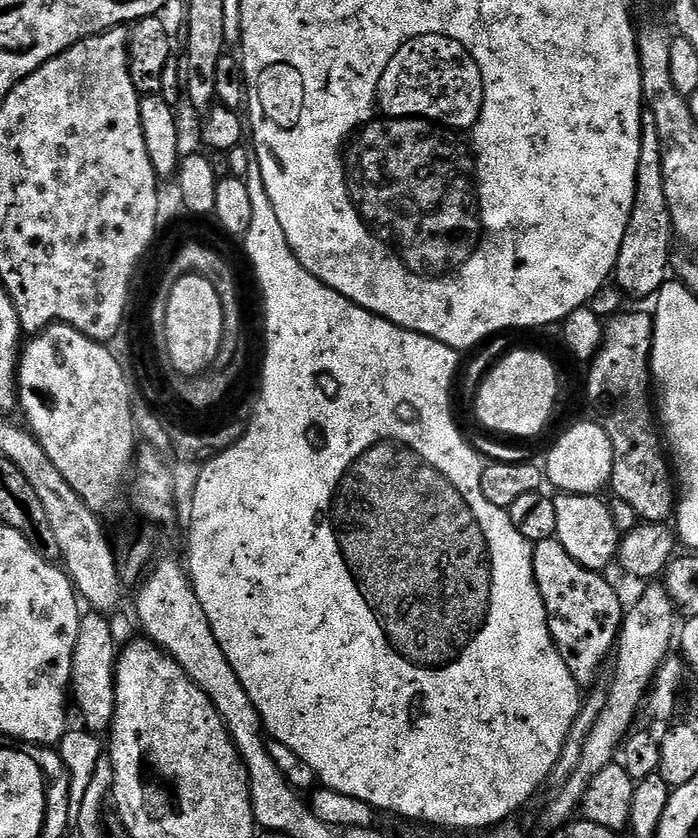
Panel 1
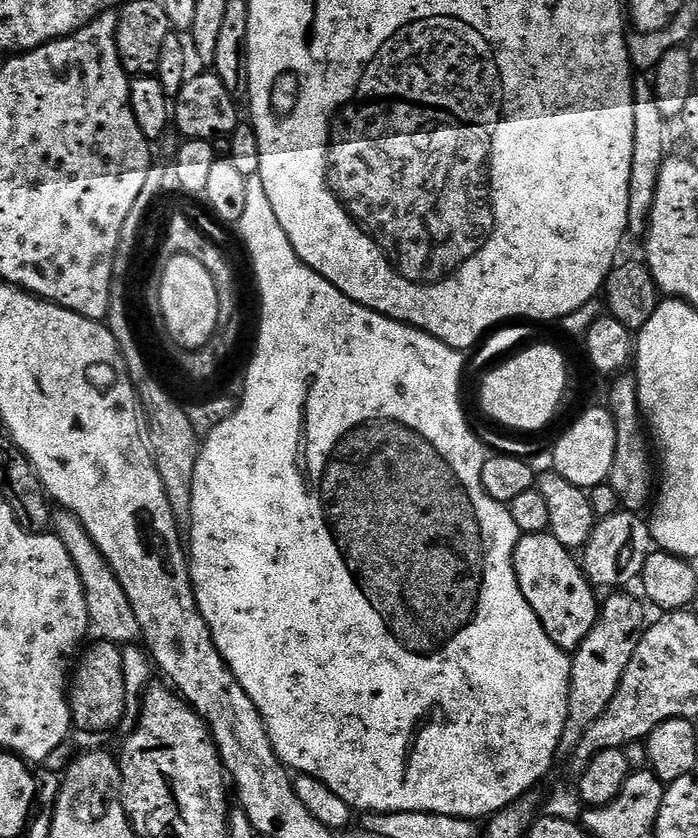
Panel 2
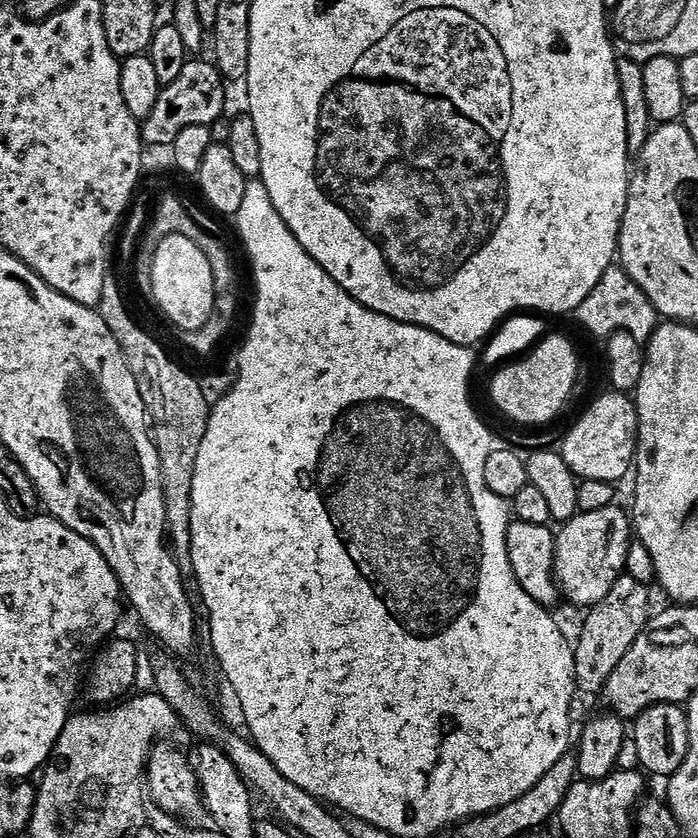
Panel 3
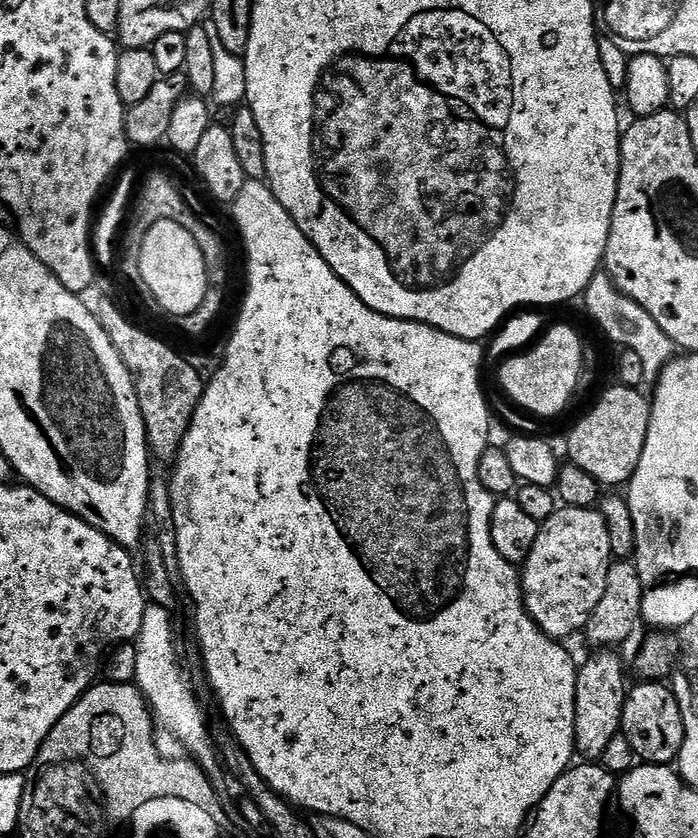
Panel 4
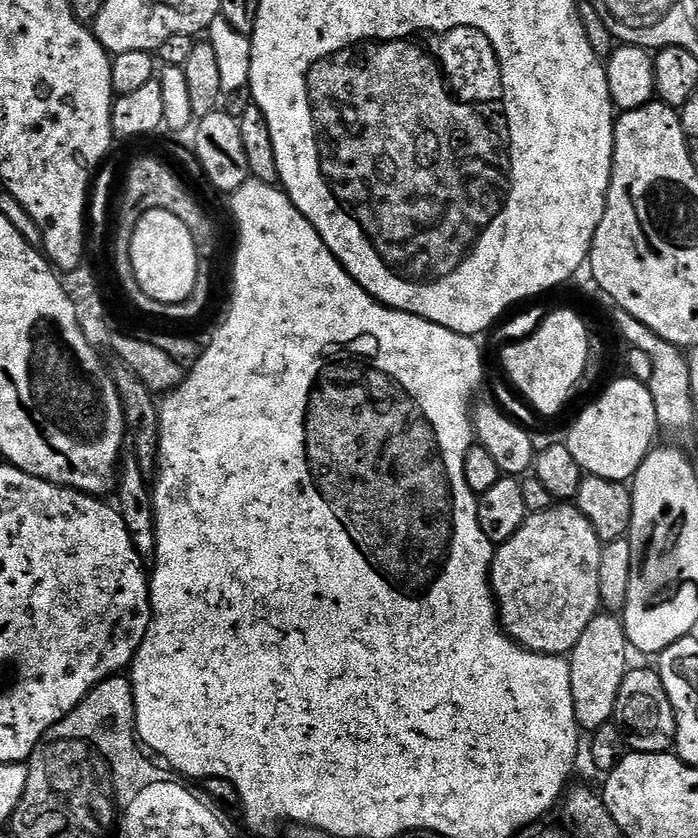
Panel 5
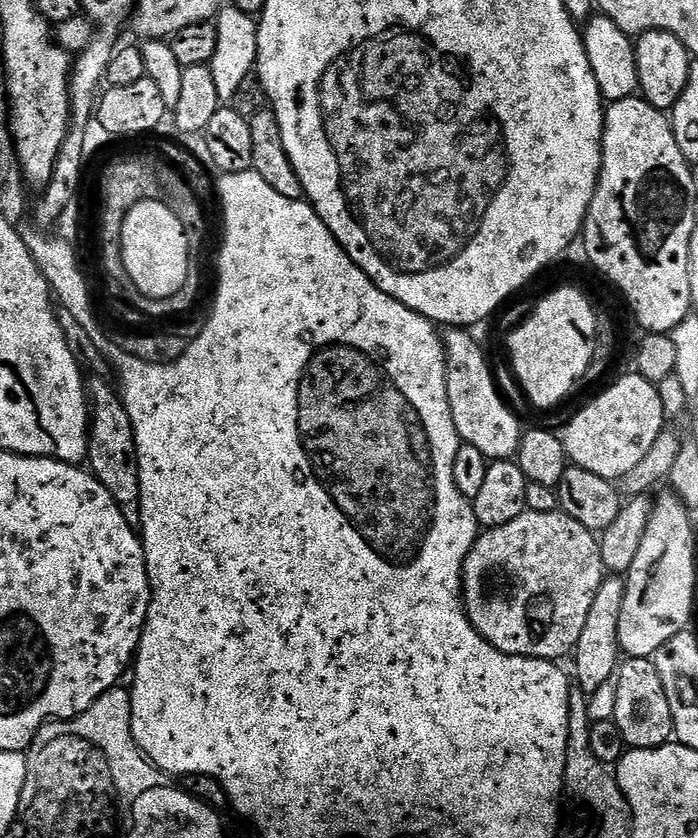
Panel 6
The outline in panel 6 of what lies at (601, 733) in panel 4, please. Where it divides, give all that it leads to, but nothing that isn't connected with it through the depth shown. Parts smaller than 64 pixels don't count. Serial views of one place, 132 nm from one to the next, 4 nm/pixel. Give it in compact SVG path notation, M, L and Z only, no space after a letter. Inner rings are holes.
M609 575L598 586L598 594L590 605L590 615L586 618L586 627L582 629L582 638L578 638L574 649L576 656L575 683L585 694L593 694L599 688L609 687L610 681L618 671L622 660L620 643L618 642L618 622L622 618L622 602L626 598L625 581L619 575Z

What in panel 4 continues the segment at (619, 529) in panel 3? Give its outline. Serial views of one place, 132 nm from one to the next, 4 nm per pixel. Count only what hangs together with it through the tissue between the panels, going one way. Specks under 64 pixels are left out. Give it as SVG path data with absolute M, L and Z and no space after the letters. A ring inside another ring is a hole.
M557 507L556 513L541 523L538 538L534 538L534 546L530 546L530 554L522 565L524 605L530 618L547 636L561 642L575 632L583 633L590 622L590 614L594 614L594 606L598 606L606 590L606 574L613 562L610 530L606 530L601 512L596 508Z

